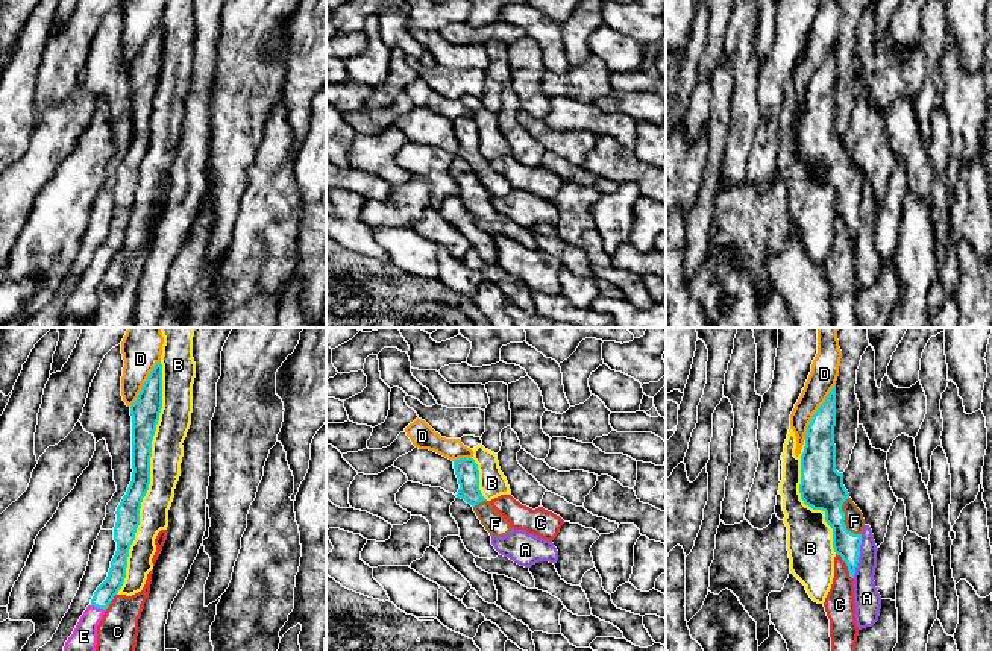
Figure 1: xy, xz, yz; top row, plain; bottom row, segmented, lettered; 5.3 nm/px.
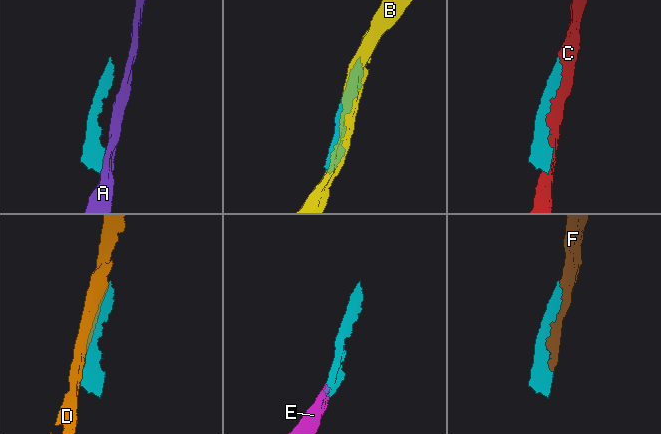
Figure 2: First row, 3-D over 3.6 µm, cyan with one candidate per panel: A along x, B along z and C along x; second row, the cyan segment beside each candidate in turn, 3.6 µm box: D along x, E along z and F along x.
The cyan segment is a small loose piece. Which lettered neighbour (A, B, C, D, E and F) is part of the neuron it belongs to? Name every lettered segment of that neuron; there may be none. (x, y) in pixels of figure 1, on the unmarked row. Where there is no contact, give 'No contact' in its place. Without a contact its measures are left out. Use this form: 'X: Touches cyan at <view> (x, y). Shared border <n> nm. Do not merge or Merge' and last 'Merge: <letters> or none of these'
A: Touches cyan at yz (859, 216). Shared border 240 nm. Do not merge
B: Touches cyan at xy (149, 138). Shared border 1250 nm. Do not merge
C: Touches cyan at yz (847, 225). Shared border 170 nm. Do not merge
D: Touches cyan at yz (816, 72). Shared border 340 nm. Do not merge
E: Touches cyan at xy (99, 267). Shared border 90 nm. Merge
F: Touches cyan at yz (844, 179). Shared border 220 nm. Merge
Merge: E, F

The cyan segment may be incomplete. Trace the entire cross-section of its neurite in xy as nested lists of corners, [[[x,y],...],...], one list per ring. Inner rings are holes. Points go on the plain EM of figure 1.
[[[162,24],[153,27],[143,44],[132,76],[132,141],[117,167],[114,200],[117,211],[106,240],[97,247],[91,264],[80,276],[73,294],[64,307],[64,317],[91,320],[97,305],[97,285],[126,238],[127,217],[140,185],[140,168],[150,144],[152,100],[162,68]]]

